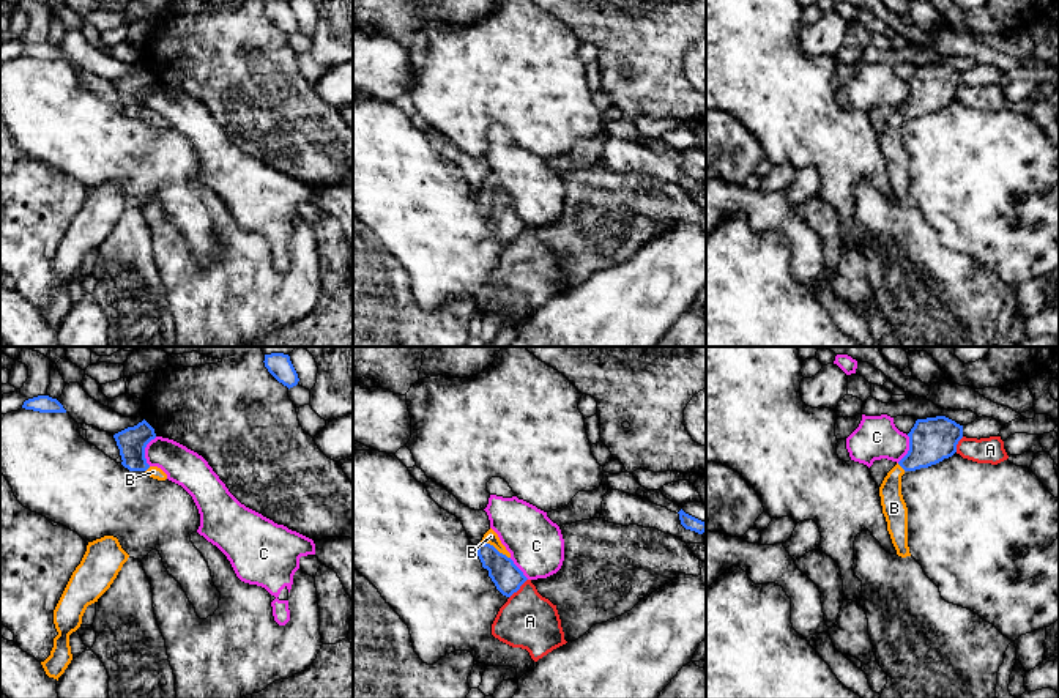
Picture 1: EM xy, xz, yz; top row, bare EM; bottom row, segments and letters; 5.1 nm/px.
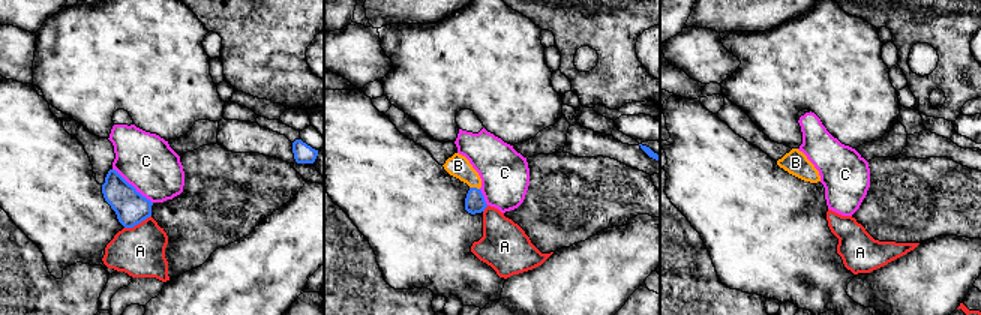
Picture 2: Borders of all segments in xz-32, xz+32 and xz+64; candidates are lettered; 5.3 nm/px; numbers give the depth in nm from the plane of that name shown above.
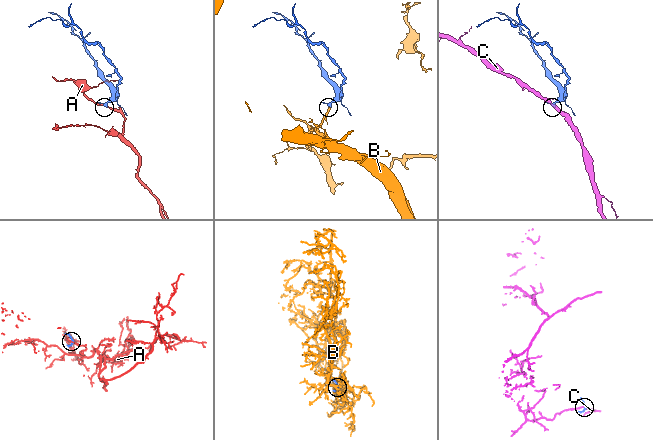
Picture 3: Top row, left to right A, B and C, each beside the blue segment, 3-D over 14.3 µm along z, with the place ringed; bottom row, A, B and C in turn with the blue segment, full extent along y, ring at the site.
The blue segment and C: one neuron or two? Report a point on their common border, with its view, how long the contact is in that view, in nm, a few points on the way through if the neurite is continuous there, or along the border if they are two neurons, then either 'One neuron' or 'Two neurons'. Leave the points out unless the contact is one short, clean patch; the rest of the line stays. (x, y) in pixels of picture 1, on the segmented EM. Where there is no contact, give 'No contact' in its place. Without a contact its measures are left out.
Touches blue at xy (144, 451). Shared border 160 nm. Boundary: xy (156, 437), (145, 448), (145, 462), (148, 465). Two neurons

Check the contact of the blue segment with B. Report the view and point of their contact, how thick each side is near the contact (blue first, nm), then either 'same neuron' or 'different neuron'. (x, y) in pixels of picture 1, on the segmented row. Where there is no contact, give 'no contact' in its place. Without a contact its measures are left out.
contact xz (494, 547); calibres 150 and 70 nm; same neuron

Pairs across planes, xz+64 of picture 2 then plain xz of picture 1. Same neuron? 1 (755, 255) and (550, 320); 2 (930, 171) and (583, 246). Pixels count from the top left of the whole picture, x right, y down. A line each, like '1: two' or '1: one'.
1: two
2: one

